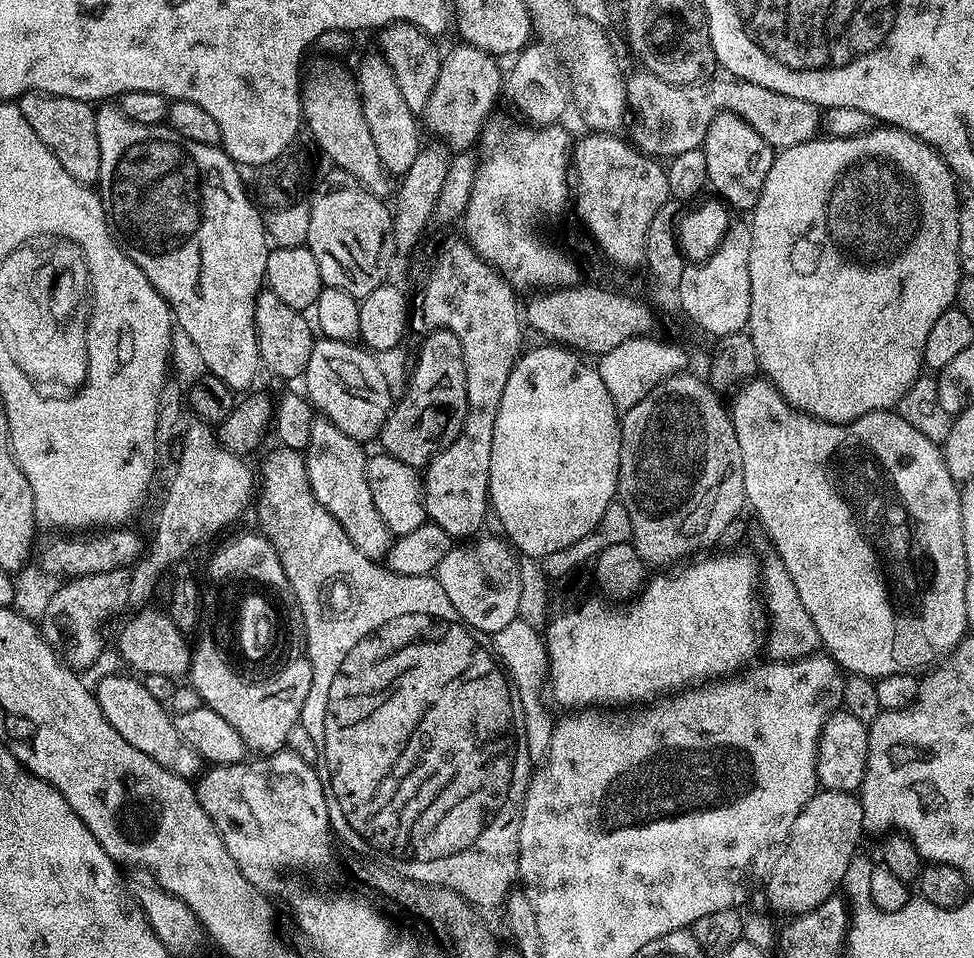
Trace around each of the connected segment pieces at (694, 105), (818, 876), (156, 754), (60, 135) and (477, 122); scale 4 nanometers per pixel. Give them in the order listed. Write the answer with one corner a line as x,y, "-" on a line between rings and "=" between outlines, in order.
639,71
627,77
626,95
630,116
632,112
636,119
632,132
636,138
634,144
645,156
673,158
700,148
710,122
719,112
733,112
742,117
774,150
815,140
822,128
822,112
816,105
766,90
766,86
735,78
713,78
702,84
671,84
662,82
653,72
=
817,791
798,814
788,841
766,877
762,892
768,895
771,911
788,916
784,918
795,918
833,899
843,885
846,866
858,854
860,836
864,835
862,806
853,793
=
104,676
94,684
96,701
110,726
114,726
114,730
118,730
118,734
122,734
122,738
134,746
134,750
142,750
146,758
154,758
158,766
185,778
199,777
202,758
194,746
182,742
182,734
178,734
173,713
146,691
143,679
132,676
=
27,92
19,101
22,118
30,122
30,130
42,138
46,150
62,162
62,170
78,182
89,186
100,183
102,154
98,150
98,130
96,129
96,108
89,101
51,96
45,92
=
463,42
457,45
443,53
438,80
422,113
423,127
441,136
456,154
467,153
477,143
480,129
493,111
496,95
502,92
502,72
500,76
497,57

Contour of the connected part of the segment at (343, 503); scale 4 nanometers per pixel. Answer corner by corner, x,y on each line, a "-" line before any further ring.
316,418
310,428
310,442
306,449
306,463
310,486
318,502
322,502
330,514
346,530
346,538
354,542
354,546
366,558
380,562
387,557
392,548
392,531
382,522
382,514
378,514
378,506
374,506
374,498
370,494
370,482
366,482
366,451
361,441
350,438
338,430
327,418

